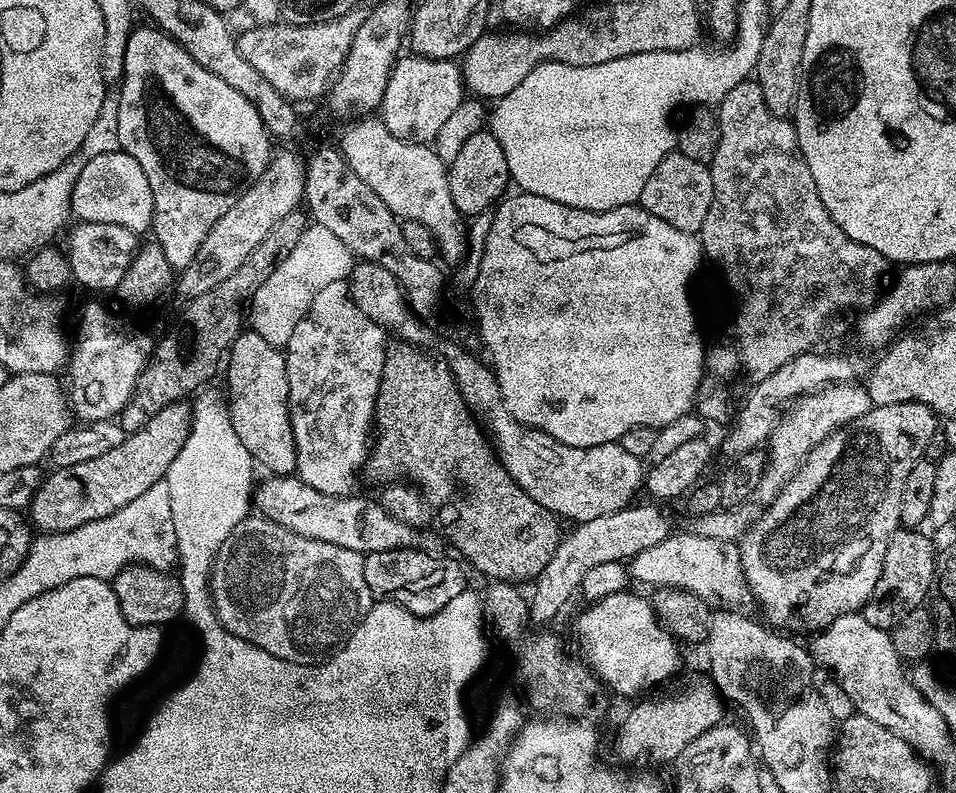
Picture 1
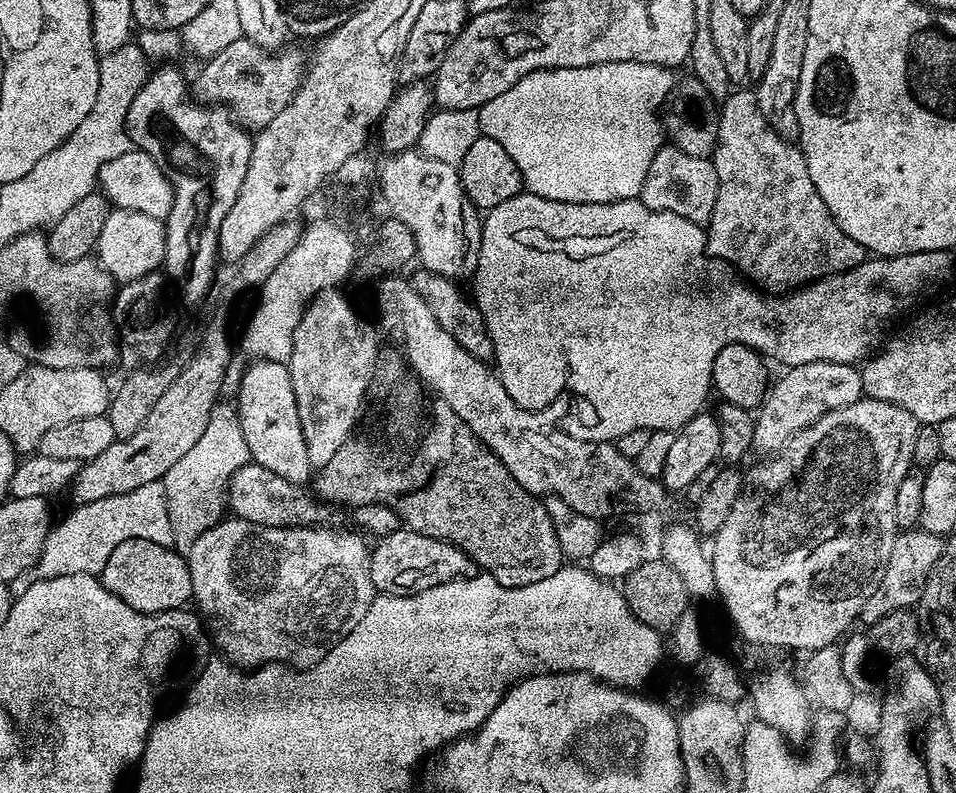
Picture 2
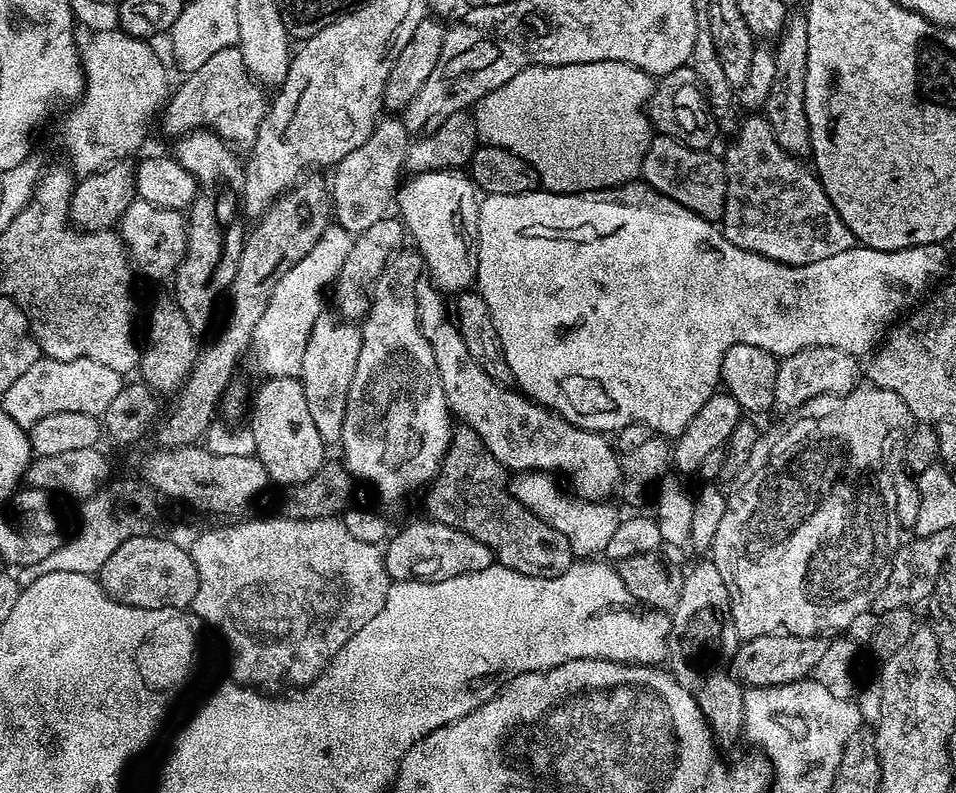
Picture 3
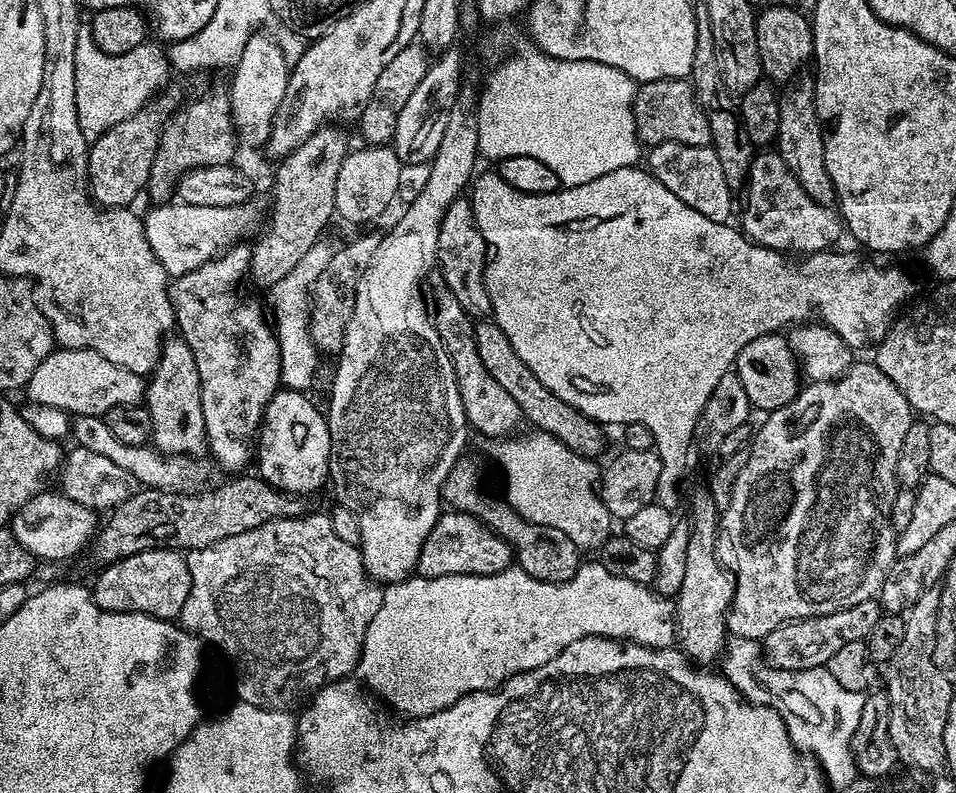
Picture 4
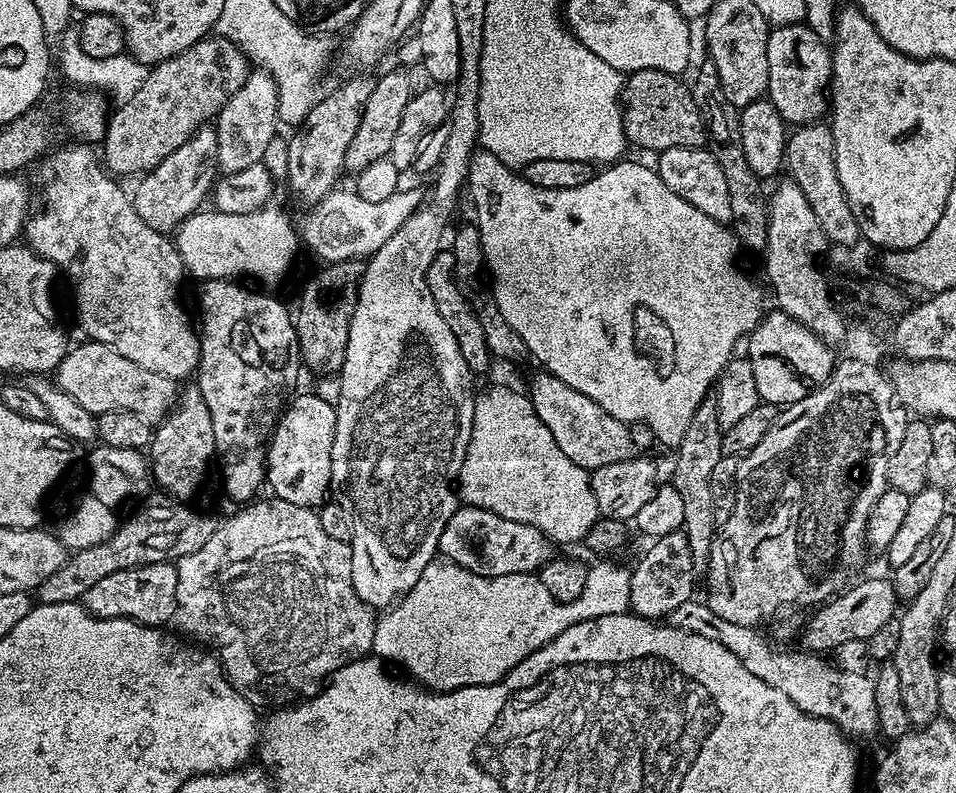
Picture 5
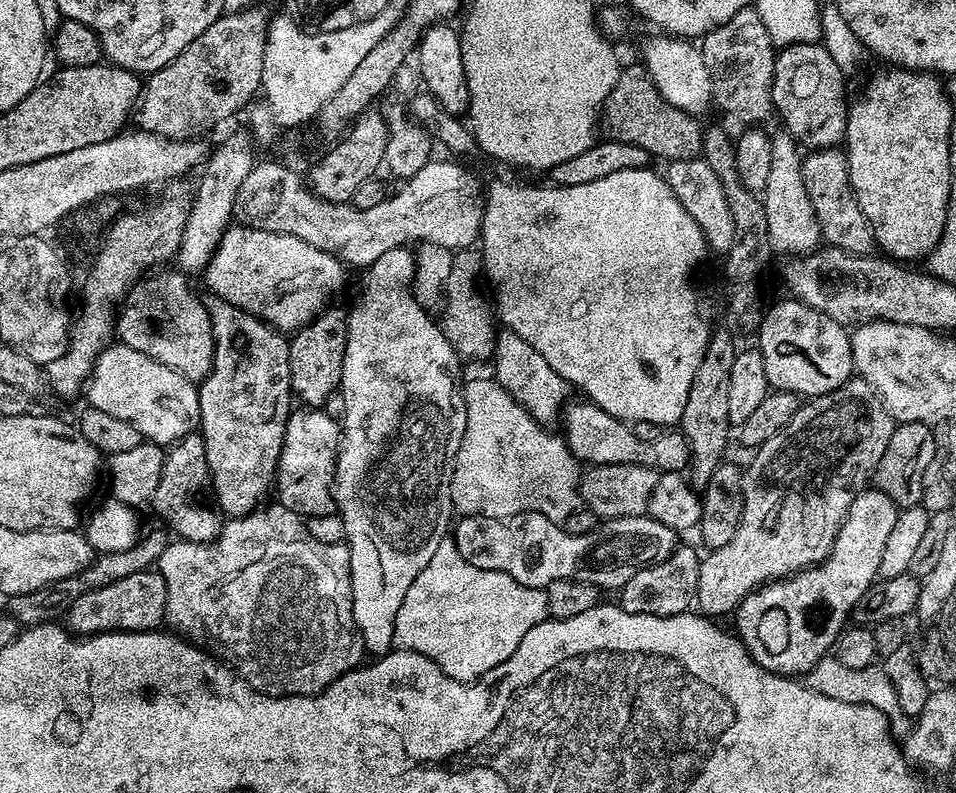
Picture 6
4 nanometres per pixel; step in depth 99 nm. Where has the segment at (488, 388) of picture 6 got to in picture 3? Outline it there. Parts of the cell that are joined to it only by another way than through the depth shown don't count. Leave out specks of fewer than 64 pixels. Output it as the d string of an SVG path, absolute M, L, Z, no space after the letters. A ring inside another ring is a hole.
M521 472L511 477L510 487L514 498L518 498L518 502L522 502L526 510L542 518L542 522L546 522L566 538L572 548L573 557L592 558L595 557L595 552L603 553L614 530L620 525L621 513L616 513L608 502L581 500L571 491L563 487L560 489L552 480L555 479L546 472Z

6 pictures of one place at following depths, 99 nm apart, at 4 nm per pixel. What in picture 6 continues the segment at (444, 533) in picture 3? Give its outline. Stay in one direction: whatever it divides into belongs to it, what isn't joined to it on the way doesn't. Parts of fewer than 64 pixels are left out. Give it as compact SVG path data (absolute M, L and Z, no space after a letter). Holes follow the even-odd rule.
M537 512L510 518L460 516L454 524L458 554L470 566L501 572L527 588L543 589L559 580L580 580L601 590L619 590L638 570L666 559L678 547L676 536L677 529L647 514L601 519L596 528L580 534L568 534L557 521Z

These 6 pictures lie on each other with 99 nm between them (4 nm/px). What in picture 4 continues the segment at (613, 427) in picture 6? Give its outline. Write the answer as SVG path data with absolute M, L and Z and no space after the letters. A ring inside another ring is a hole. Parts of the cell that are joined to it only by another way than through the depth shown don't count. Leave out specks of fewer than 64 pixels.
M481 319L475 325L475 330L476 353L478 358L482 358L482 366L486 366L490 378L494 378L494 382L498 382L498 386L502 386L502 390L506 390L506 394L510 394L510 398L518 402L521 417L527 423L529 420L535 431L558 438L558 442L562 442L579 456L599 457L599 452L604 448L605 429L595 420L586 418L586 414L582 414L574 406L562 402L558 394L550 394L550 390L546 390L546 386L542 386L542 382L538 382L534 374L530 374L530 366L526 366L526 362L522 362L522 358L514 354L514 346L510 346L506 334L498 327L495 319Z

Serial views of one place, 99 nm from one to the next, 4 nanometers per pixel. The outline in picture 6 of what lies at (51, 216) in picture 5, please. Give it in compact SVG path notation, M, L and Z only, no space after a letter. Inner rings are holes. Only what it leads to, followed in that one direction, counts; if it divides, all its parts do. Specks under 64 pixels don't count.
M168 270L149 275L139 285L135 293L136 300L134 296L123 305L117 321L118 340L119 343L178 370L178 374L188 380L199 382L206 379L212 371L212 359L216 353L208 309L205 308L203 299L192 293L192 288L188 285L189 277L183 271L164 271Z

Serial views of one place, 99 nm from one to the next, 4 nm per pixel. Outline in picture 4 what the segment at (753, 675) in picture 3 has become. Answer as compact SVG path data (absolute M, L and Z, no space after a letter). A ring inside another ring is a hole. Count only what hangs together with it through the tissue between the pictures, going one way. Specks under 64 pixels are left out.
M873 598L864 602L858 602L858 606L846 606L846 610L834 610L834 614L822 614L821 616L811 616L801 620L787 620L782 626L770 630L762 641L762 656L767 663L774 668L782 670L810 670L811 668L823 668L834 658L837 650L842 650L846 642L867 641L870 630L874 630L874 625L878 623L878 618L882 615L879 599Z

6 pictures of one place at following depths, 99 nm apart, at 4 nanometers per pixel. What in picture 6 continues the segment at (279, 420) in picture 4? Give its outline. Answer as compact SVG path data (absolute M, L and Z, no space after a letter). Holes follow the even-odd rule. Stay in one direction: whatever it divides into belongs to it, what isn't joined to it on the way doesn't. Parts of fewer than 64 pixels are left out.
M304 406L293 411L286 422L286 434L282 454L278 458L274 492L277 492L278 502L290 510L294 510L302 518L330 514L336 512L336 497L332 495L332 485L336 482L336 456L340 452L341 425L326 415L319 407Z

